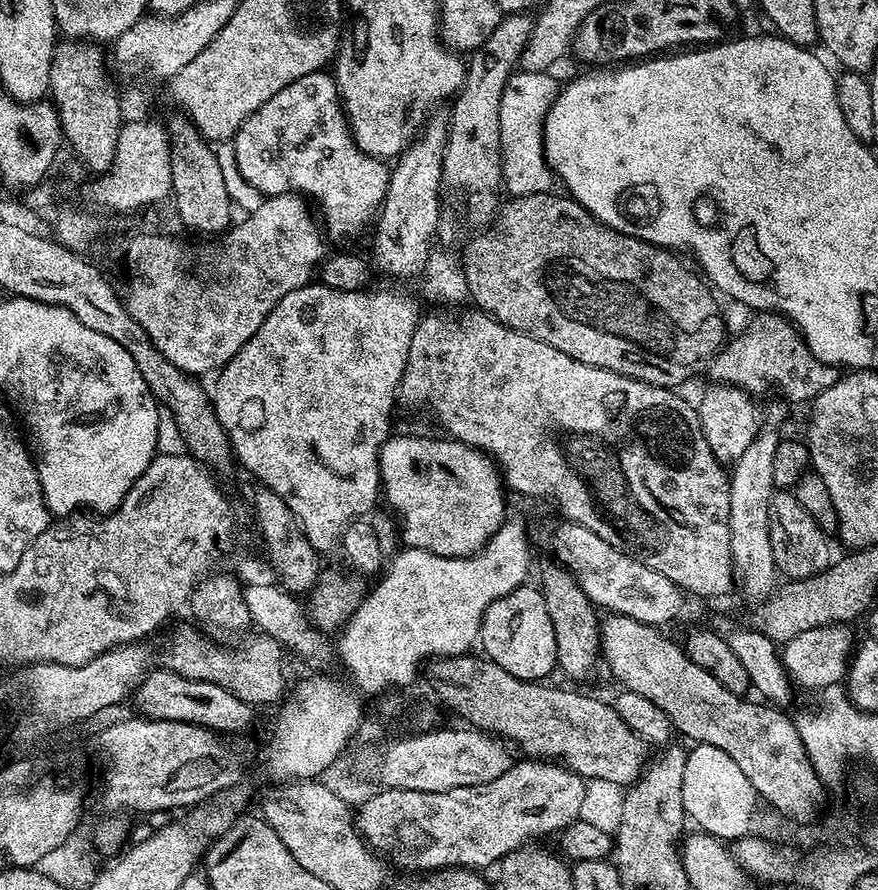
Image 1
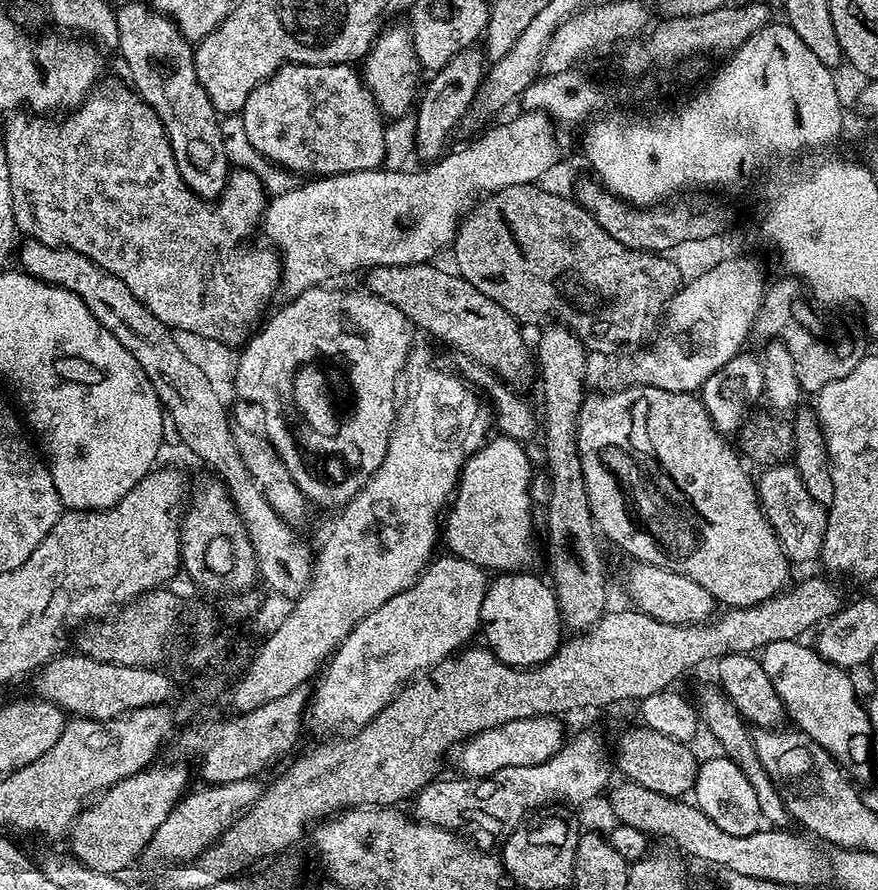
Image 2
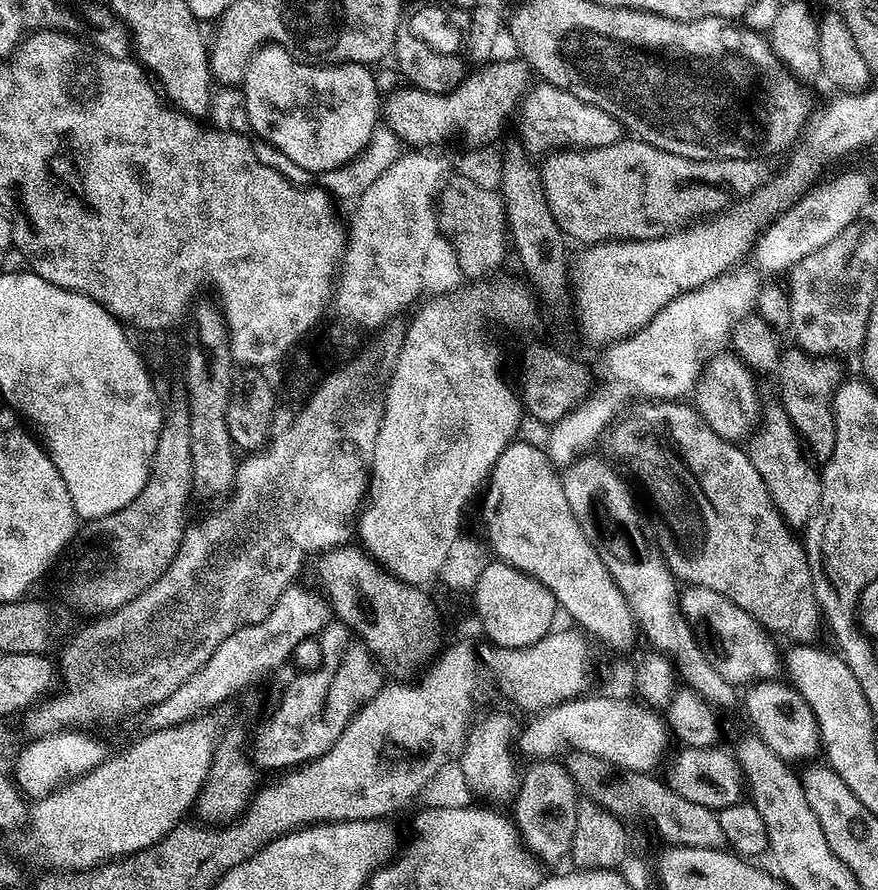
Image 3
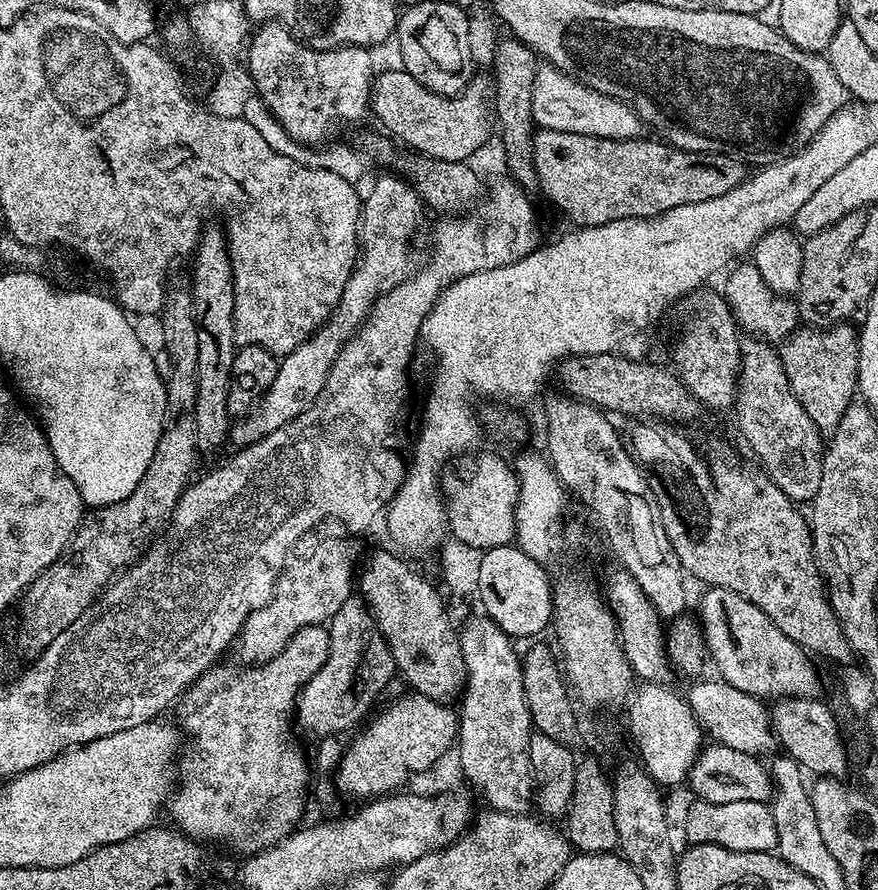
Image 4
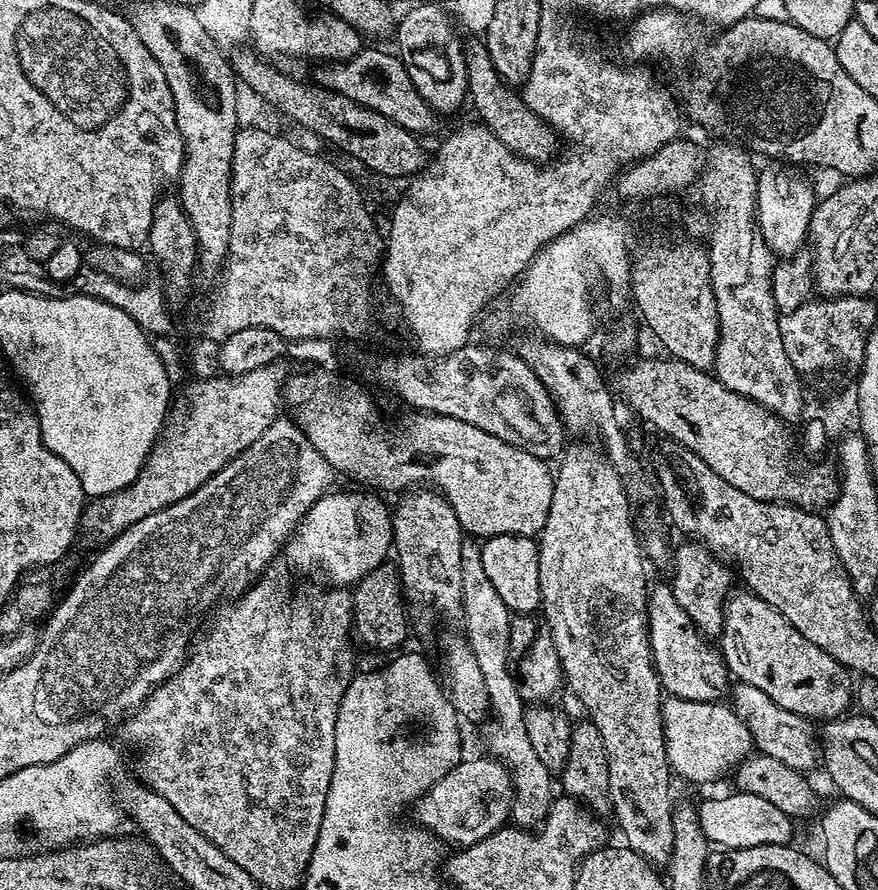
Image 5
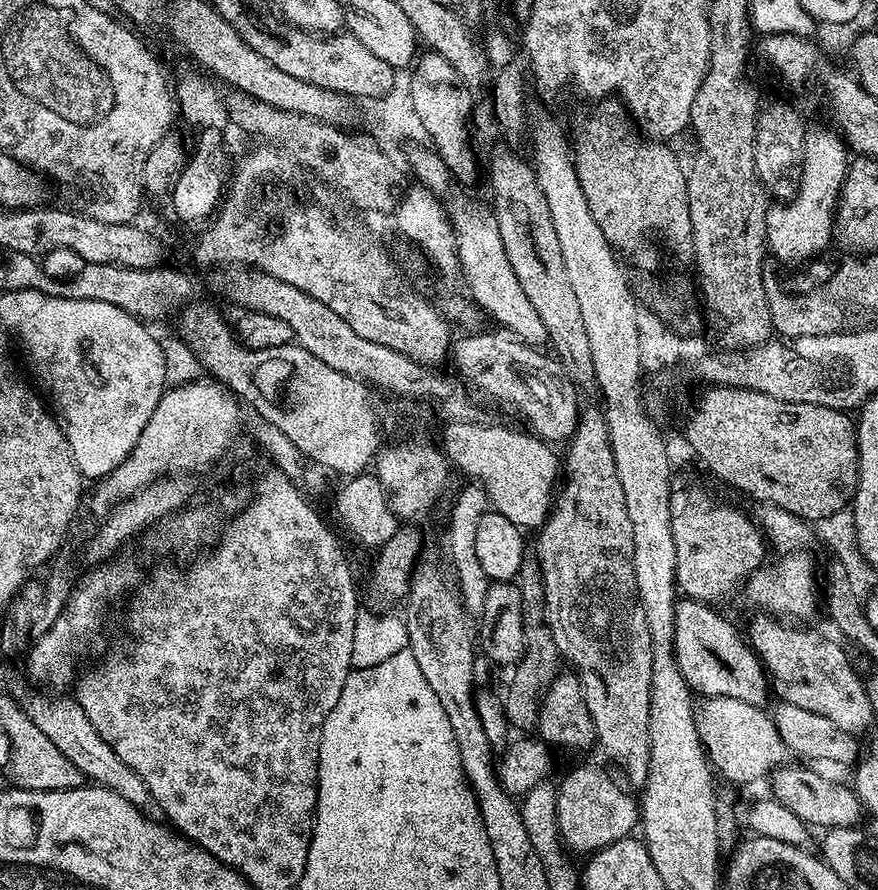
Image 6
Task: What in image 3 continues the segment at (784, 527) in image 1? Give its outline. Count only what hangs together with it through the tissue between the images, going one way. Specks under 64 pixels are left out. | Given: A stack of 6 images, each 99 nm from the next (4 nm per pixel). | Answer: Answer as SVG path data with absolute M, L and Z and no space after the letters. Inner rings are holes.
M783 410L770 413L764 420L760 436L751 444L746 448L750 462L754 462L754 470L762 474L762 482L766 482L766 490L770 490L770 498L782 519L793 530L807 529L820 511L824 481L817 465L806 455L788 415Z

